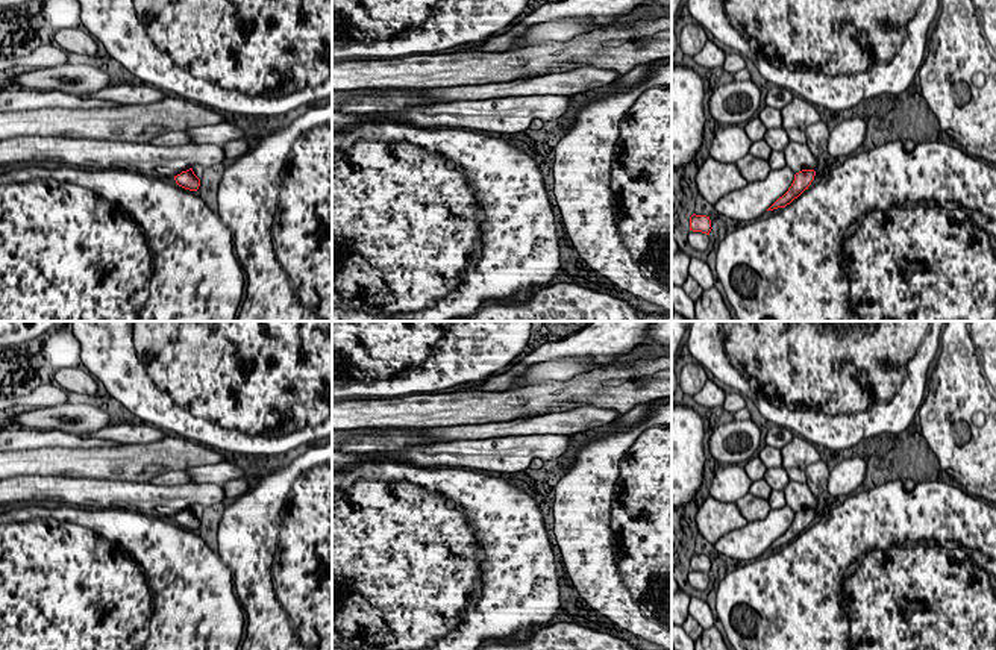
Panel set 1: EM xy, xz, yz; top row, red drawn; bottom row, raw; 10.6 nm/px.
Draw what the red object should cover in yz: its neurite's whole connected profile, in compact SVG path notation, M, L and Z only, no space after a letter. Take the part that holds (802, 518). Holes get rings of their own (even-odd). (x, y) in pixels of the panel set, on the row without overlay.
M802 509L794 514L794 520L788 530L779 536L767 550L773 550L778 547L785 547L790 544L794 538L797 538L814 520L816 511L814 509Z

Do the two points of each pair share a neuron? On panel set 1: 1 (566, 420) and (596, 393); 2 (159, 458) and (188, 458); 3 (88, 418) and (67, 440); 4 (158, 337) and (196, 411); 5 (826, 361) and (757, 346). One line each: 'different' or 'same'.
1: different
2: same
3: different
4: same
5: same

